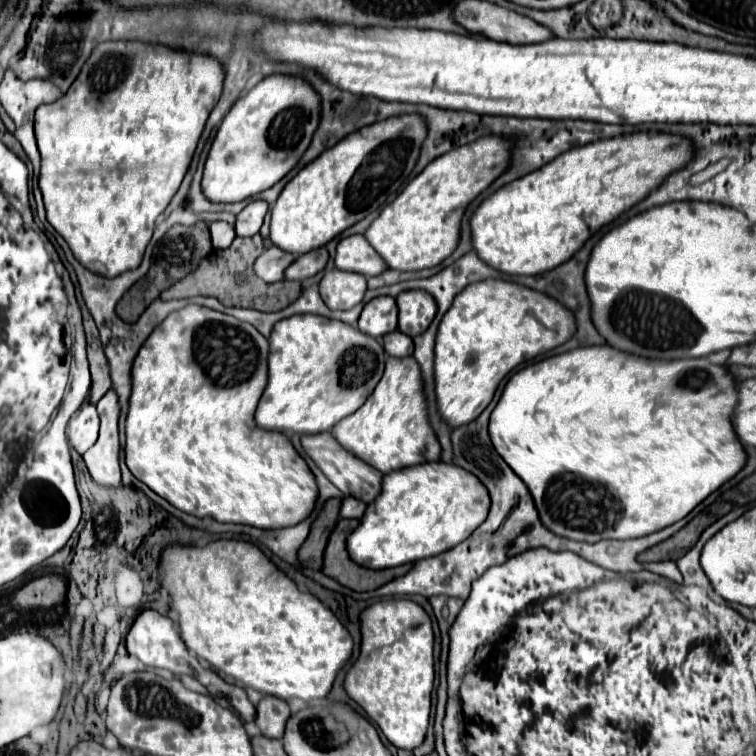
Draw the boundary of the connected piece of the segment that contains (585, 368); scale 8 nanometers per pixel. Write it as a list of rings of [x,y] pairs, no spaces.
[[[608,344],[604,346],[584,346],[576,348],[536,364],[530,364],[518,370],[506,384],[504,394],[490,416],[490,438],[498,454],[514,468],[514,472],[528,486],[534,504],[538,508],[542,524],[570,540],[580,542],[598,542],[602,538],[626,540],[648,536],[656,530],[662,530],[678,520],[682,520],[688,512],[692,512],[706,496],[718,490],[724,482],[734,478],[746,464],[744,444],[736,436],[732,416],[738,404],[738,384],[728,366],[712,364],[708,358],[682,358],[682,360],[650,360],[642,356],[634,356],[628,352],[620,352]]]

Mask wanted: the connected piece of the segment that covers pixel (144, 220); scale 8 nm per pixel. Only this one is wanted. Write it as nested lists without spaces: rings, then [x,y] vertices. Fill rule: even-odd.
[[[110,40],[110,42],[100,42],[90,58],[84,62],[78,78],[74,84],[68,88],[68,92],[58,98],[52,104],[42,104],[38,112],[34,114],[34,134],[38,142],[38,152],[40,152],[40,190],[44,196],[44,206],[46,206],[46,216],[48,222],[54,226],[54,230],[68,242],[70,250],[74,252],[76,260],[90,268],[92,272],[100,272],[106,278],[114,278],[126,270],[132,270],[140,264],[142,254],[146,250],[148,240],[152,238],[154,222],[156,218],[166,210],[170,204],[172,196],[176,194],[190,162],[196,150],[196,144],[200,140],[200,134],[204,130],[204,124],[208,120],[208,114],[216,106],[220,94],[222,94],[222,84],[224,84],[224,68],[222,64],[208,54],[196,54],[196,52],[186,52],[186,50],[172,50],[162,44],[144,44],[136,40]]]

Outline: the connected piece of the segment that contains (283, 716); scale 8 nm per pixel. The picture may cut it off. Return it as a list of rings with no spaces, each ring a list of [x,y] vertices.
[[[264,696],[256,704],[256,724],[268,738],[282,738],[286,720],[290,718],[290,708],[284,700],[276,696]]]

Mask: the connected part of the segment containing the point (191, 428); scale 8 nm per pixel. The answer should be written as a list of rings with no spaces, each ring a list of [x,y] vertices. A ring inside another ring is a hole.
[[[188,304],[182,310],[170,312],[166,320],[148,336],[148,340],[142,344],[134,366],[132,366],[132,396],[130,396],[130,410],[126,418],[126,466],[130,472],[148,484],[156,494],[166,498],[170,504],[174,504],[178,510],[194,514],[198,518],[212,516],[218,522],[232,522],[232,524],[248,524],[254,528],[264,528],[264,530],[276,530],[276,528],[286,528],[286,526],[296,526],[302,520],[310,516],[314,510],[316,498],[318,498],[318,484],[316,478],[306,464],[306,460],[296,452],[292,446],[290,438],[284,432],[270,432],[262,430],[254,422],[254,410],[258,406],[258,400],[266,388],[268,382],[268,340],[248,322],[240,322],[234,316],[198,306],[198,304]]]

